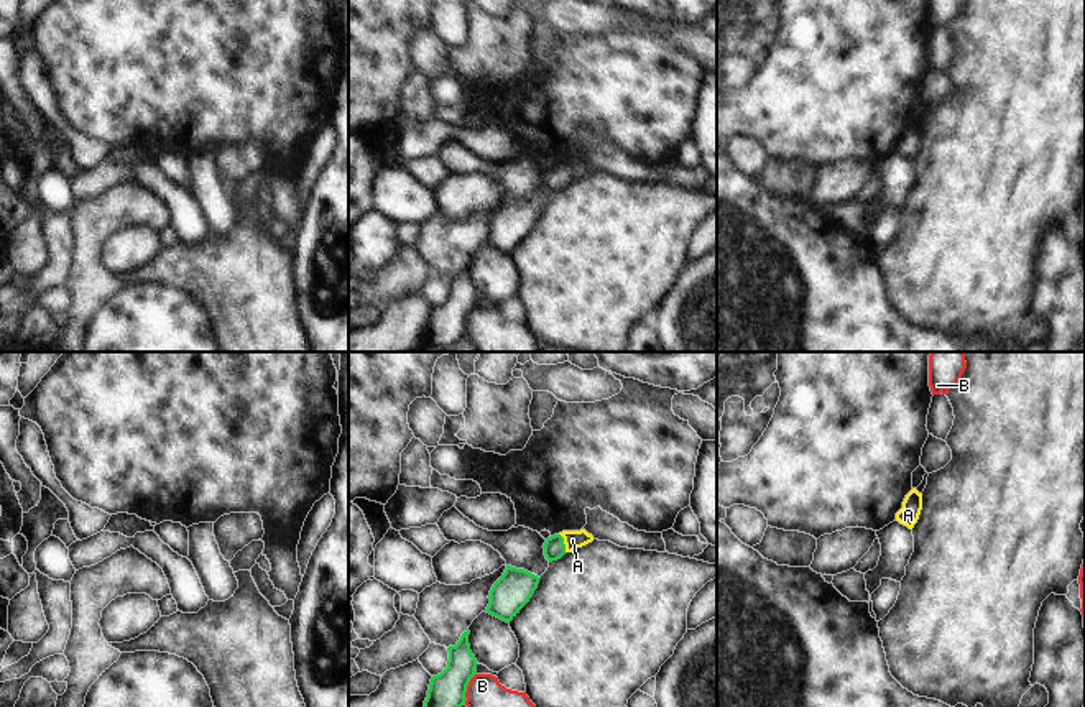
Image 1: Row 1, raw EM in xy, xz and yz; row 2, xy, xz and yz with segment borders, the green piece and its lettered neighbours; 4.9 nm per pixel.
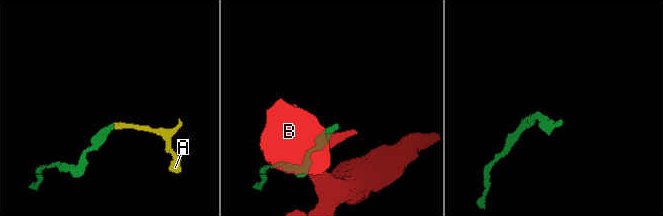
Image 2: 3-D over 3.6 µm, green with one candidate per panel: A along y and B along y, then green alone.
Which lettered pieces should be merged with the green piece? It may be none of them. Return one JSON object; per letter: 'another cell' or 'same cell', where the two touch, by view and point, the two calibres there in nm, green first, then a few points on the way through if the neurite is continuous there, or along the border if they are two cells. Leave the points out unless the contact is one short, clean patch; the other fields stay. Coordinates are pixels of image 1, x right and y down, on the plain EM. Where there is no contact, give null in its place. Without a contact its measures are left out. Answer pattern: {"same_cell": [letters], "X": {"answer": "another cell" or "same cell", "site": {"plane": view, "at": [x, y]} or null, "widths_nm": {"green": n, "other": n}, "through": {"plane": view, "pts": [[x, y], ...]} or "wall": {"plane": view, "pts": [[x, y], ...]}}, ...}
{"same_cell": ["A"], "A": {"answer": "same cell", "site": {"plane": "xz", "at": [563, 175]}, "widths_nm": {"green": 110, "other": 90}, "through": {"plane": "xz", "pts": [[554, 180], [563, 175], [572, 171]]}}, "B": {"answer": "another cell", "site": {"plane": "xz", "at": [466, 319]}, "widths_nm": {"green": 180, "other": 300}, "wall": {"plane": "xz", "pts": [[475, 304], [467, 318], [464, 334]]}}}

